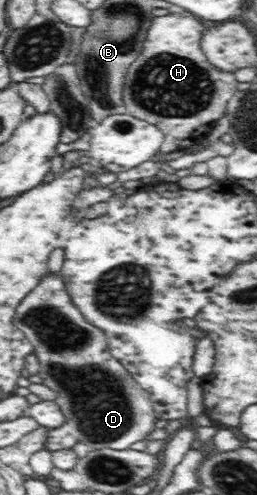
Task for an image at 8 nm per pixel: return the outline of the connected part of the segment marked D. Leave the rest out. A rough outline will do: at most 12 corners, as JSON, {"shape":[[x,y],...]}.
{"shape":[[48,274],[16,307],[65,417],[44,443],[126,450],[149,395]]}

